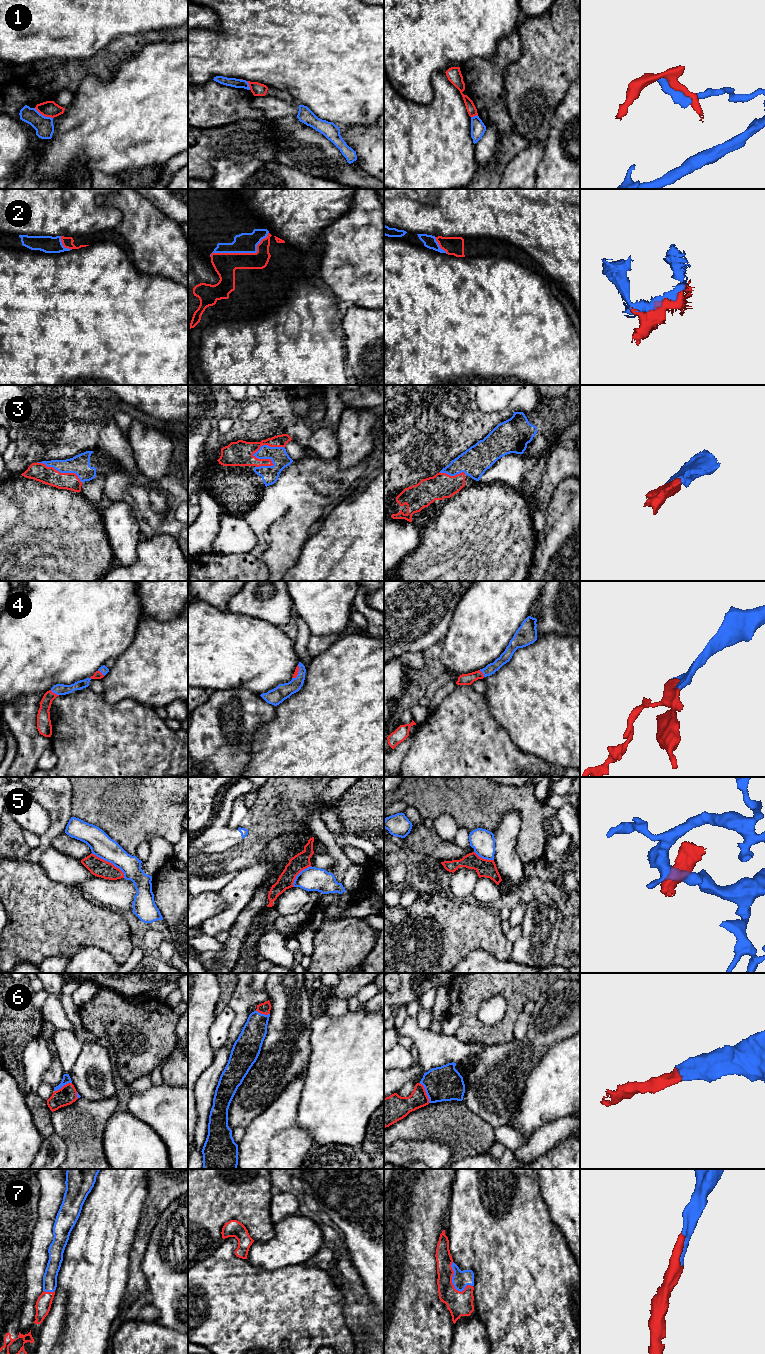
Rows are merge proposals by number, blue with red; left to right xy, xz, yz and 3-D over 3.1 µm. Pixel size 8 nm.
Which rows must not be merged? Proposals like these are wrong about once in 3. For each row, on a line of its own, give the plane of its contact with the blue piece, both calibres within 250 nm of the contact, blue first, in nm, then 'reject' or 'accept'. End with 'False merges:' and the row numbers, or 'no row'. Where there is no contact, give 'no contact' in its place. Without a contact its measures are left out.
1: meets blue in xy; 150 nm thick on the blue side, 130 nm on the other; reject
2: meets blue in xz; 160 nm thick on the blue side, 190 nm on the other; accept
3: meets blue in xz; 140 nm thick on the blue side, 200 nm on the other; accept
4: meets blue in xy; 100 nm thick on the blue side, 110 nm on the other; accept
5: meets blue in xy; 190 nm thick on the blue side, 140 nm on the other; reject
6: meets blue in yz; 280 nm thick on the blue side, 180 nm on the other; accept
7: meets blue in yz; 140 nm thick on the blue side, 190 nm on the other; accept
False merges: 1, 5

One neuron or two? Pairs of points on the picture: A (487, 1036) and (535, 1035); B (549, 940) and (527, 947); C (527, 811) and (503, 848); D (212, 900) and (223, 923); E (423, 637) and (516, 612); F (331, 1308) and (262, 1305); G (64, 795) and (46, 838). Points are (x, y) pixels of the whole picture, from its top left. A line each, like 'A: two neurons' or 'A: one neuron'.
A: two neurons
B: one neuron
C: two neurons
D: two neurons
E: two neurons
F: one neuron
G: one neuron

